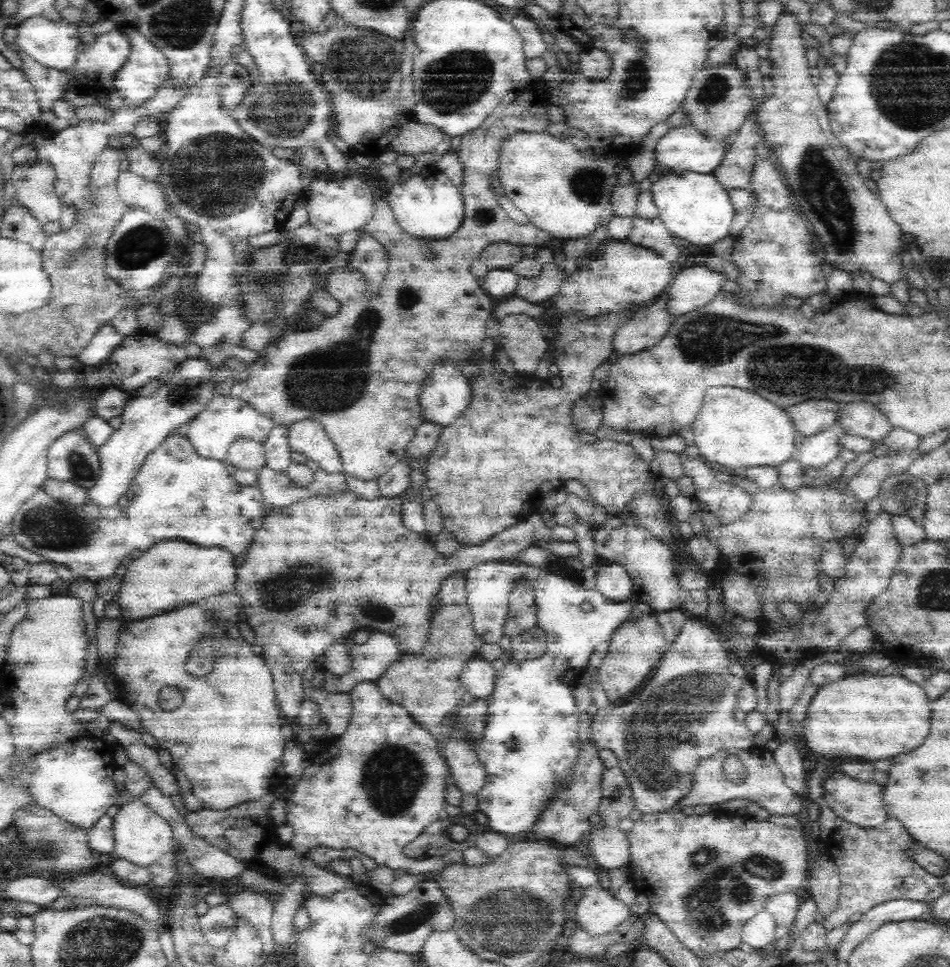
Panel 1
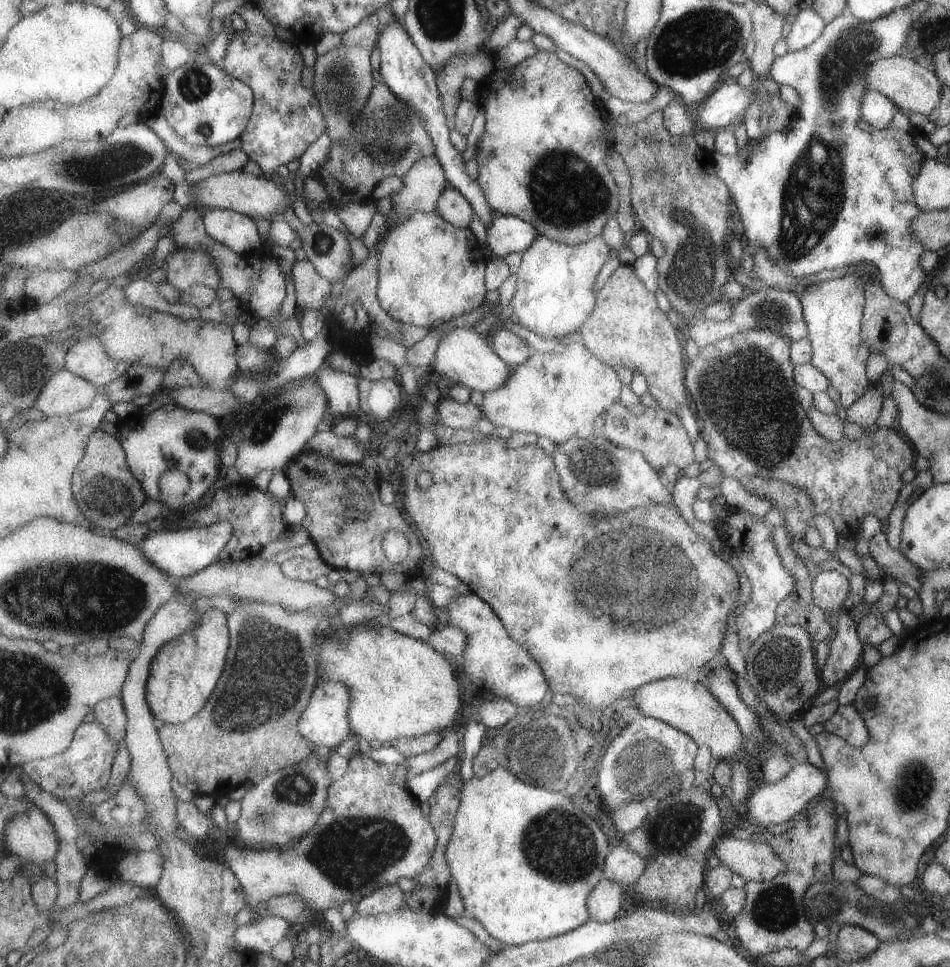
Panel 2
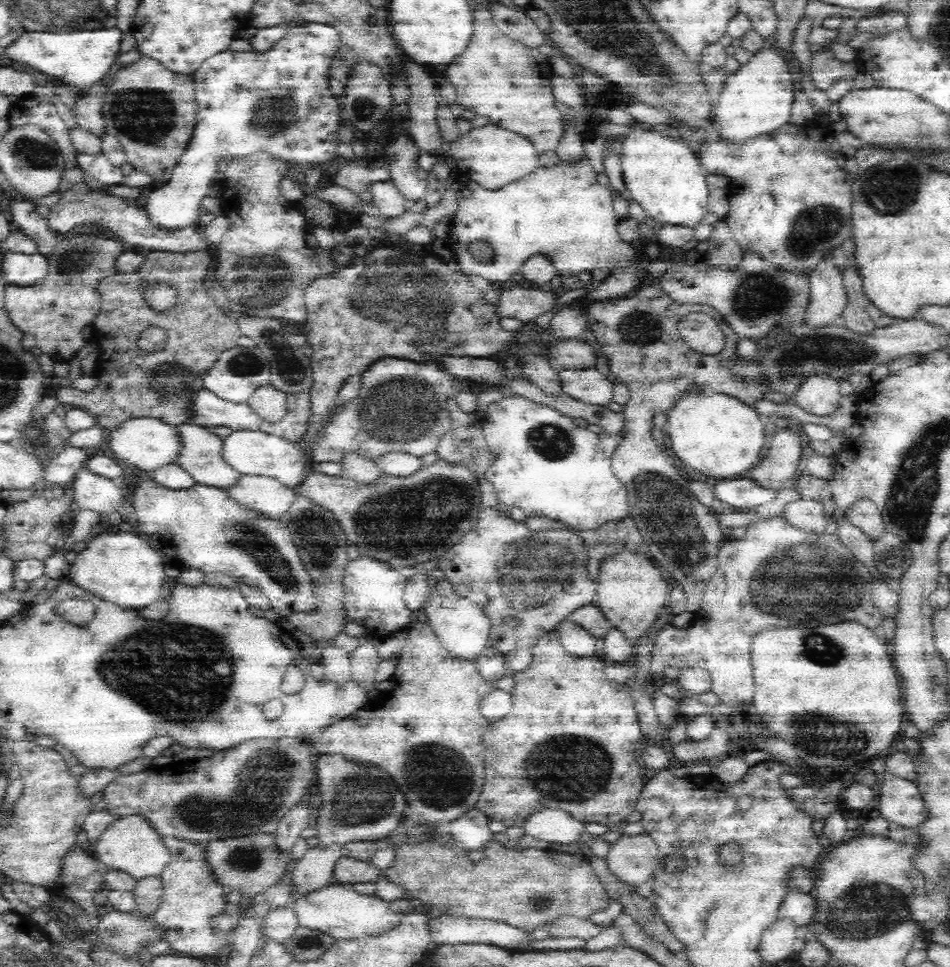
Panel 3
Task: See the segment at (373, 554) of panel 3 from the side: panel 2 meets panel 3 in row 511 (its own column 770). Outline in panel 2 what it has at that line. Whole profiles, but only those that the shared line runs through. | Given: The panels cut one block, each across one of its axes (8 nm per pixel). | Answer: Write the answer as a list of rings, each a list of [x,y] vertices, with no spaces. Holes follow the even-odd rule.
[[[751,328],[739,330],[727,340],[719,340],[705,350],[699,350],[699,358],[691,362],[687,372],[687,390],[693,400],[705,404],[703,434],[709,444],[709,464],[721,468],[721,484],[715,488],[701,488],[699,498],[717,500],[723,496],[725,480],[755,478],[779,480],[783,484],[803,490],[813,502],[813,516],[821,514],[831,520],[837,536],[843,540],[853,540],[859,534],[859,526],[865,516],[875,516],[879,522],[889,518],[889,512],[897,504],[899,490],[903,488],[901,474],[909,470],[915,462],[913,446],[897,432],[897,428],[877,428],[875,432],[865,432],[857,440],[847,440],[841,436],[837,442],[827,440],[815,432],[807,414],[801,410],[797,400],[797,384],[793,380],[793,364],[789,356],[791,348],[789,332],[781,334],[771,328]]]

